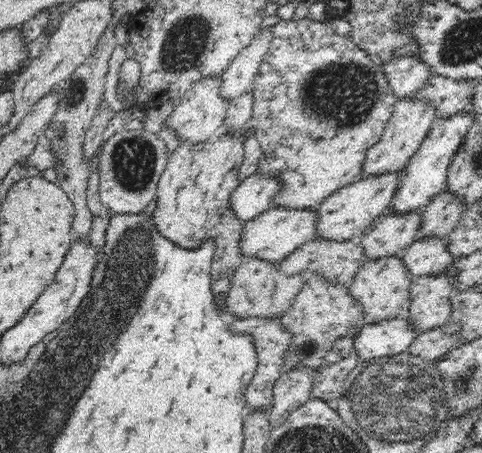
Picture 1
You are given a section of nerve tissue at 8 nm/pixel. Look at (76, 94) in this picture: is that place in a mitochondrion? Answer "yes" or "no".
yes

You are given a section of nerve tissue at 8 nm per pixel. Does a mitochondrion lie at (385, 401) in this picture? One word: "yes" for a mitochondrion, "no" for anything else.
yes

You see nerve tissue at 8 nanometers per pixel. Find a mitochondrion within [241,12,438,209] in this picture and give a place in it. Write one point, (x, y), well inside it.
(342, 96)

